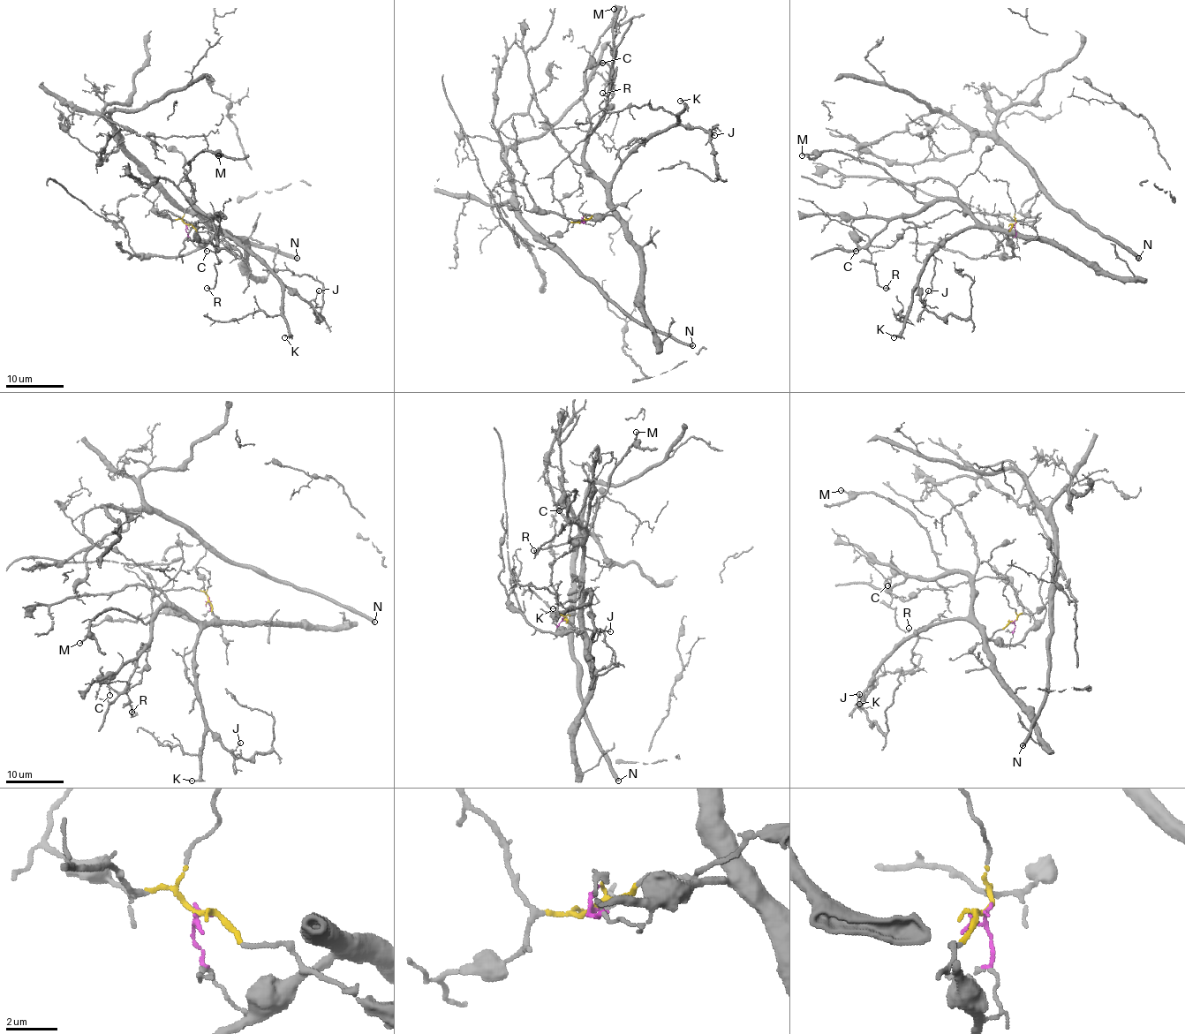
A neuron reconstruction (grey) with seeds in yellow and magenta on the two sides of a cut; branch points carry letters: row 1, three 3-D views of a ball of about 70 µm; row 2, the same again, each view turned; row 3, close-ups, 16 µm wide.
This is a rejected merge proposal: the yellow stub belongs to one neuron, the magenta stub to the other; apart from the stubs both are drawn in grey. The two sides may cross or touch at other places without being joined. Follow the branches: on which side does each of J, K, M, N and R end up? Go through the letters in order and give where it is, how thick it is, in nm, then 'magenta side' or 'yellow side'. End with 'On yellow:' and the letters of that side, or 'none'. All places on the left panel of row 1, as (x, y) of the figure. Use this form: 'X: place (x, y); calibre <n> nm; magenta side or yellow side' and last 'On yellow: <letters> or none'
J: place (319, 290); calibre 110 nm; magenta side
K: place (284, 337); calibre 90 nm; magenta side
M: place (218, 155); calibre 170 nm; magenta side
N: place (297, 258); calibre 440 nm; yellow side
R: place (207, 288); calibre 150 nm; magenta side
On yellow: N

